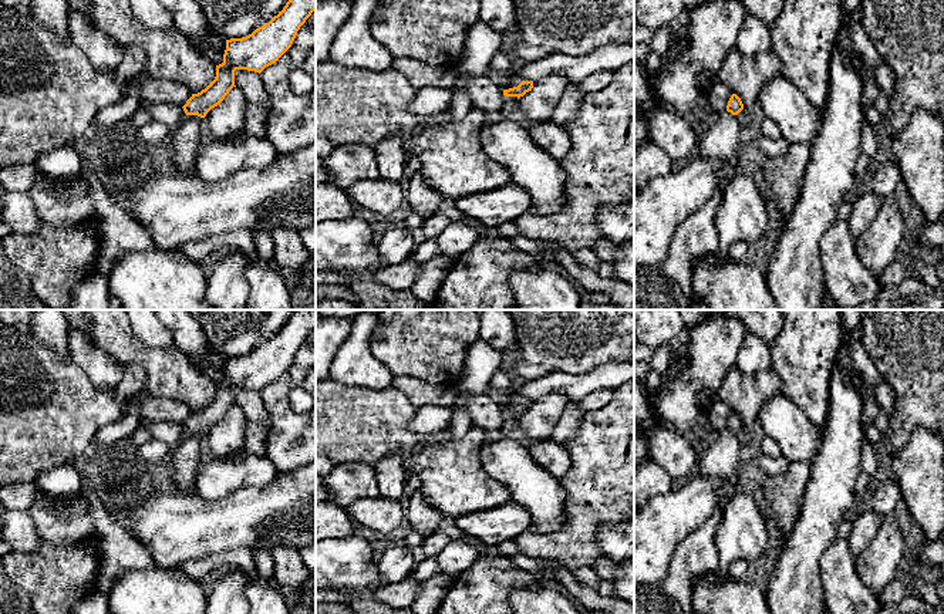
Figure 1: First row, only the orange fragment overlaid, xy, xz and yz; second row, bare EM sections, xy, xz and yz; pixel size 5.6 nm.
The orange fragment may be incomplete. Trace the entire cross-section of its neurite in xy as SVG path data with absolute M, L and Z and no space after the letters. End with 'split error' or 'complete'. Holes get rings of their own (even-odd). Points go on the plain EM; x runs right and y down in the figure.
M294 310L281 330L269 341L242 357L226 358L223 381L216 384L215 398L182 425L185 435L171 449L176 492L196 493L195 480L205 460L202 439L235 404L235 389L262 391L274 382L293 362L297 350L316 328L316 310Z; split error

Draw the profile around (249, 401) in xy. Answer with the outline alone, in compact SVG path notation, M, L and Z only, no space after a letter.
M236 388L235 404L245 412L249 425L257 425L266 432L270 432L272 425L269 412L263 405L259 391Z

